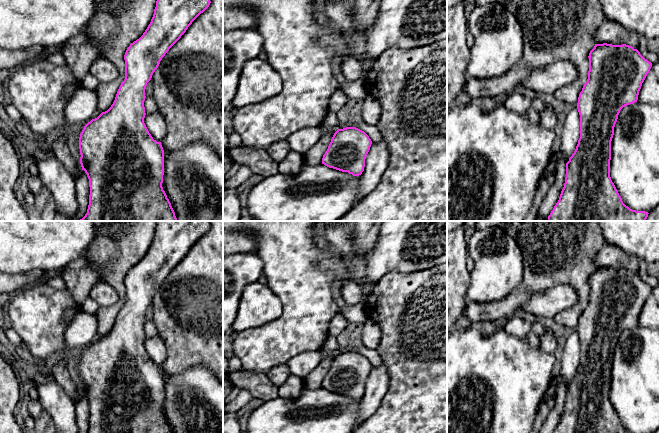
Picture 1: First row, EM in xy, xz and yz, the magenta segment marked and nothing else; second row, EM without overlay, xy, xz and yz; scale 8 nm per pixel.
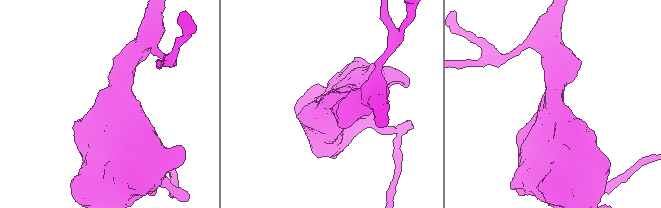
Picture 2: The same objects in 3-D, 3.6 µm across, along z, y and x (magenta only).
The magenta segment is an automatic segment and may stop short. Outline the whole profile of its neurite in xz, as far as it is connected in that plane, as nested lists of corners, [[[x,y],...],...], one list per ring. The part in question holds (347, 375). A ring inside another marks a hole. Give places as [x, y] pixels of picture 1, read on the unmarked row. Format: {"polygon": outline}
{"polygon": [[[356,351],[338,353],[323,379],[322,388],[359,400],[364,395],[365,383],[371,368],[369,360]]]}

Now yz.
{"polygon": [[[595,268],[588,282],[588,303],[577,327],[580,362],[566,387],[564,411],[553,433],[630,433],[623,427],[610,401],[611,365],[621,333],[637,326],[652,287],[626,268]]]}

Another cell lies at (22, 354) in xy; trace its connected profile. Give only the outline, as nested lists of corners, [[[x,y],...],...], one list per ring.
[[[23,342],[16,347],[13,355],[25,368],[35,368],[38,371],[41,371],[44,368],[44,366],[32,356],[28,347]]]

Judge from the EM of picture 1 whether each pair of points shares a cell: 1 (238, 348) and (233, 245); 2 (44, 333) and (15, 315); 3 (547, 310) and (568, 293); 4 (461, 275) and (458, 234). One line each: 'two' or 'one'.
1: two
2: one
3: one
4: one

